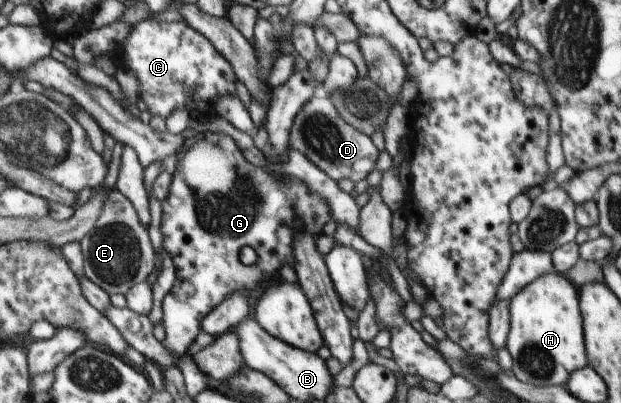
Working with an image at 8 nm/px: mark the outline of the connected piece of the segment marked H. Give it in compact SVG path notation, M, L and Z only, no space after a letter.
M546 274L511 299L508 348L516 379L533 386L566 386L572 372L588 366L578 288L563 274Z

